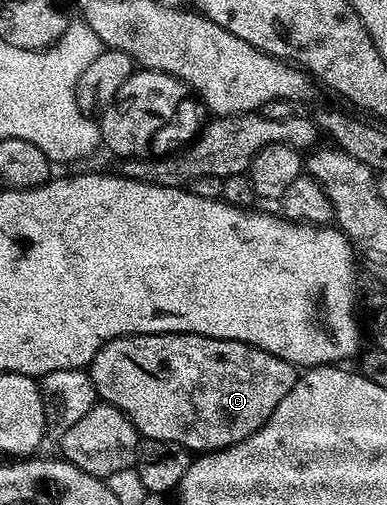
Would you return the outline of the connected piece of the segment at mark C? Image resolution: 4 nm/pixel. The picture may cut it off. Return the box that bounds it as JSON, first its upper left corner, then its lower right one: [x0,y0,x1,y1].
[88,332,299,454]

